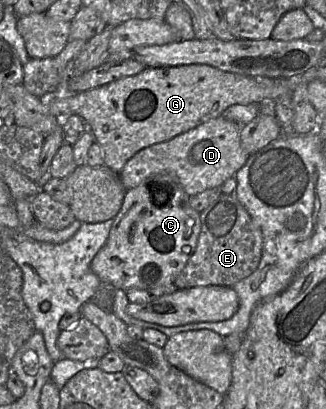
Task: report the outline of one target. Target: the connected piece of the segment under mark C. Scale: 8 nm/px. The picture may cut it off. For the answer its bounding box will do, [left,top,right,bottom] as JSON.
[90,180,201,291]

